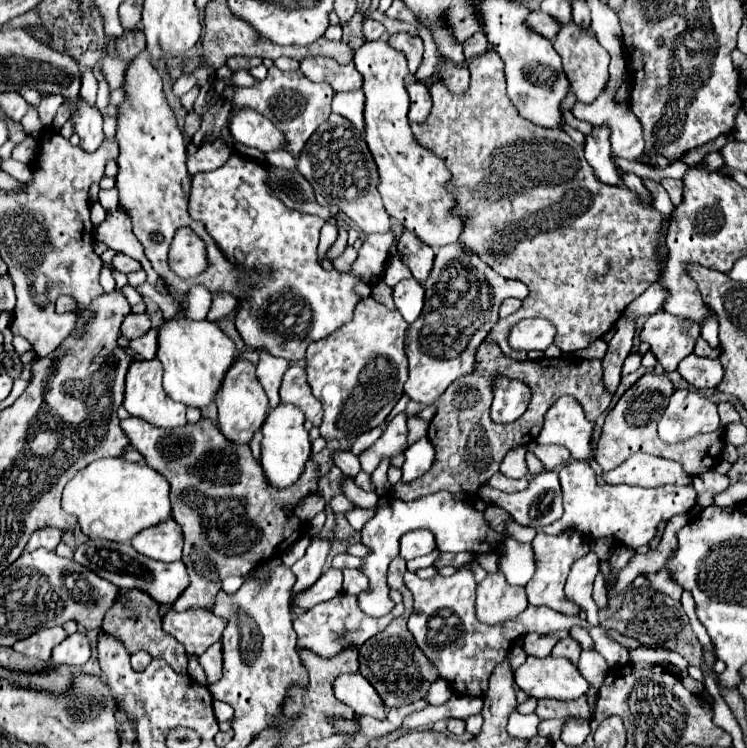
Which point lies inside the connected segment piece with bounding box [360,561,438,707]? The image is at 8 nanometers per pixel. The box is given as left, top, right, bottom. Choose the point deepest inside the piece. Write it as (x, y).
(391, 661)

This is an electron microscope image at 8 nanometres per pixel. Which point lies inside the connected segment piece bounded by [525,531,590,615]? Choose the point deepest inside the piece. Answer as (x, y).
(553, 556)

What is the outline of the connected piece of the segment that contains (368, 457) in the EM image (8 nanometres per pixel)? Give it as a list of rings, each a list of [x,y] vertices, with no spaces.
[[[400,413],[392,419],[392,423],[386,427],[382,437],[360,455],[360,465],[362,471],[372,473],[378,463],[388,457],[392,459],[394,455],[400,455],[408,449],[408,427],[406,427],[406,413]]]

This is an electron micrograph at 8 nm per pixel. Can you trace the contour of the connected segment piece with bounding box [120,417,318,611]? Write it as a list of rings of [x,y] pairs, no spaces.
[[[128,417],[122,423],[124,433],[128,435],[130,447],[142,453],[144,463],[156,469],[170,483],[170,499],[172,499],[172,519],[180,523],[184,533],[184,551],[182,561],[188,569],[190,585],[172,605],[174,611],[186,611],[190,607],[210,607],[216,593],[222,587],[222,581],[228,575],[246,575],[260,563],[282,555],[294,541],[298,541],[306,533],[306,525],[292,513],[294,507],[312,491],[318,489],[318,473],[316,463],[310,459],[304,475],[296,481],[296,485],[286,487],[284,491],[276,491],[266,485],[260,463],[252,457],[250,447],[230,445],[216,425],[208,419],[202,419],[196,425],[186,425],[178,429],[160,429],[152,427],[148,421],[138,417]]]

